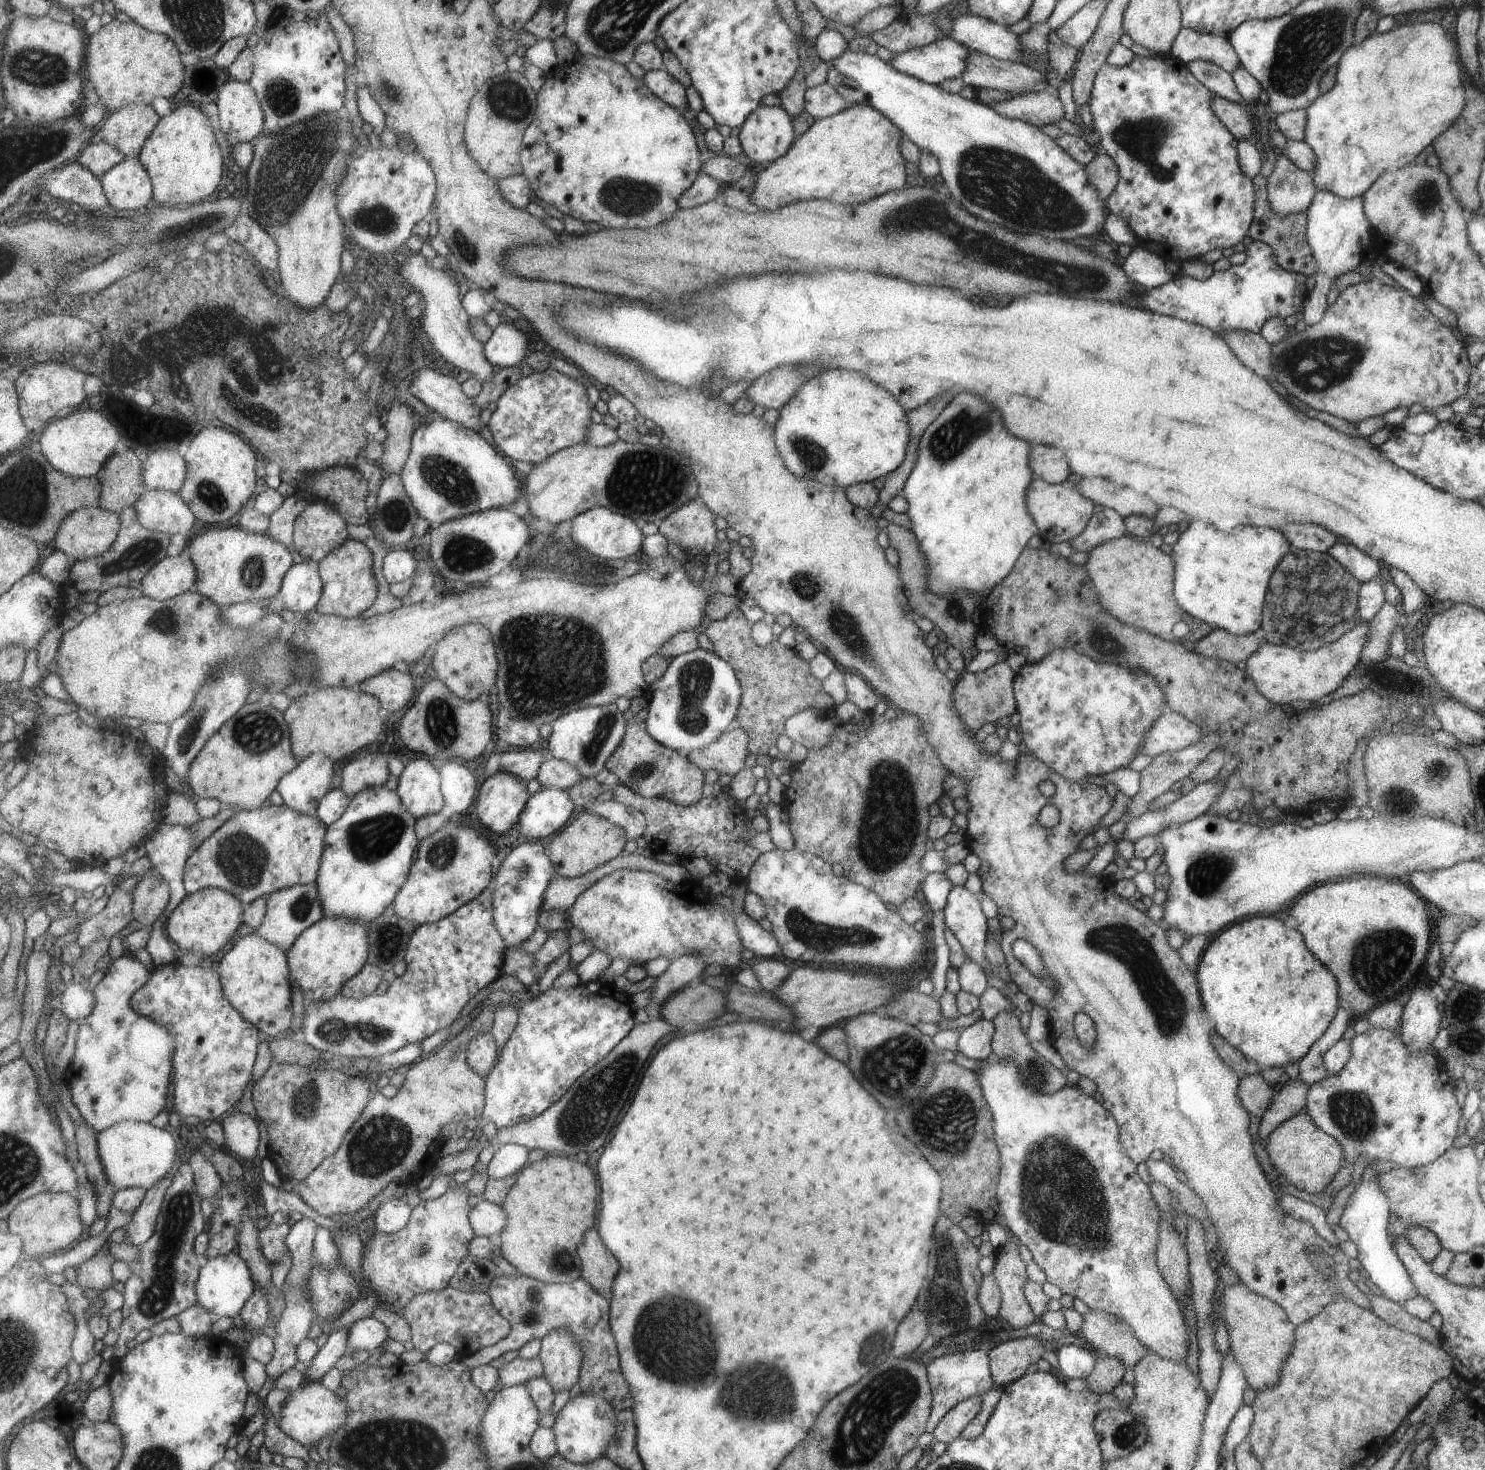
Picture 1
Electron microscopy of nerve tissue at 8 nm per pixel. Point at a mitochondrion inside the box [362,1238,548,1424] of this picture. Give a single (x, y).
(532, 1315)

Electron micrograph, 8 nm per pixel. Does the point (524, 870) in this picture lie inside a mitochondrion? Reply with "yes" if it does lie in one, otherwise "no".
yes

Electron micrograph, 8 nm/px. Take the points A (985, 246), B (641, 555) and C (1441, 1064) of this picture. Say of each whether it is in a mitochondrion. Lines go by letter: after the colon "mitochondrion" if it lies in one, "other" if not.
A: mitochondrion
B: other
C: other

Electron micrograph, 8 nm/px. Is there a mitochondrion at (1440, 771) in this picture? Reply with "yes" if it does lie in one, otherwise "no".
yes

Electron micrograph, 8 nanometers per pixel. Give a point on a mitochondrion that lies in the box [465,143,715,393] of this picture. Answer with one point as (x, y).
(628, 198)

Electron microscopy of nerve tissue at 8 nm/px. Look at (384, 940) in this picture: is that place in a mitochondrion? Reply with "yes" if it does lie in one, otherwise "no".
no

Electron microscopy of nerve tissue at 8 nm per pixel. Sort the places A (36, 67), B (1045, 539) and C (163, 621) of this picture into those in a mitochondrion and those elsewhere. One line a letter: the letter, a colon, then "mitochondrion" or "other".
A: mitochondrion
B: other
C: mitochondrion

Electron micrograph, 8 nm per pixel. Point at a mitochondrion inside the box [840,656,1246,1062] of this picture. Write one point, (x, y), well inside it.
(1127, 944)

